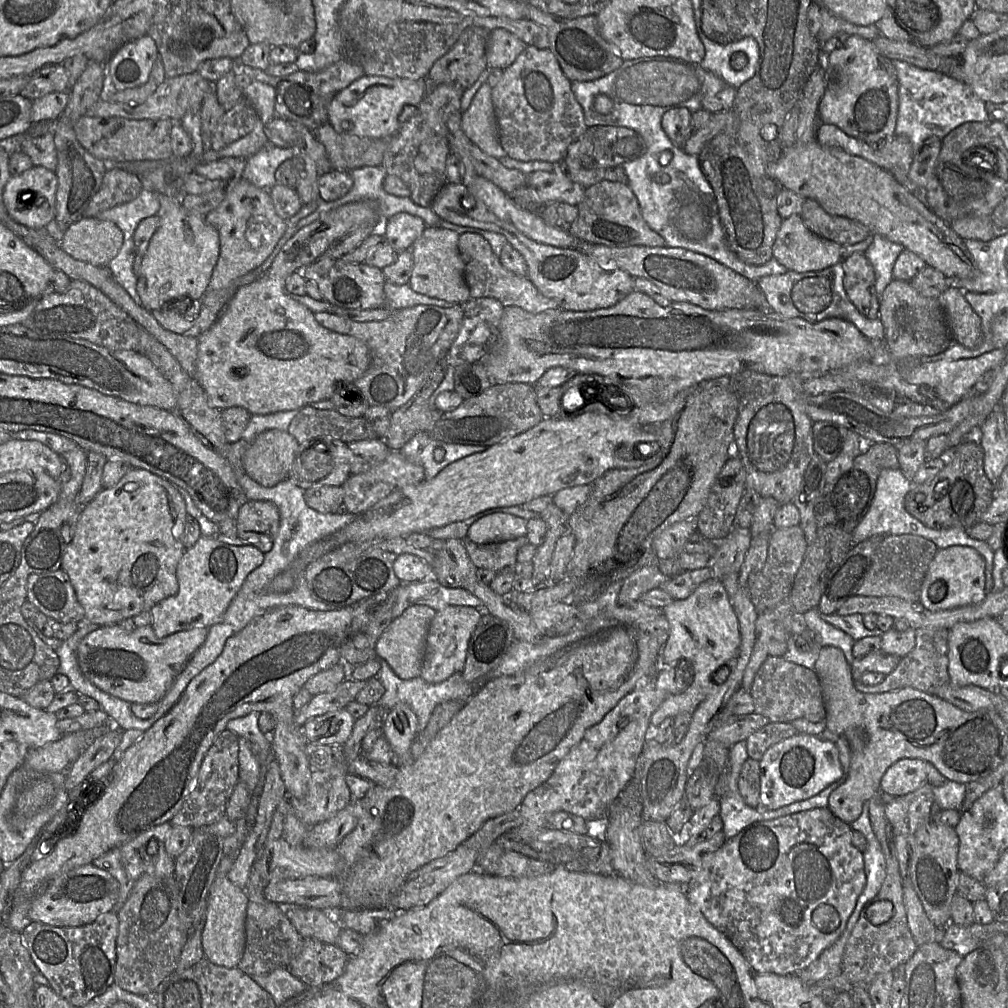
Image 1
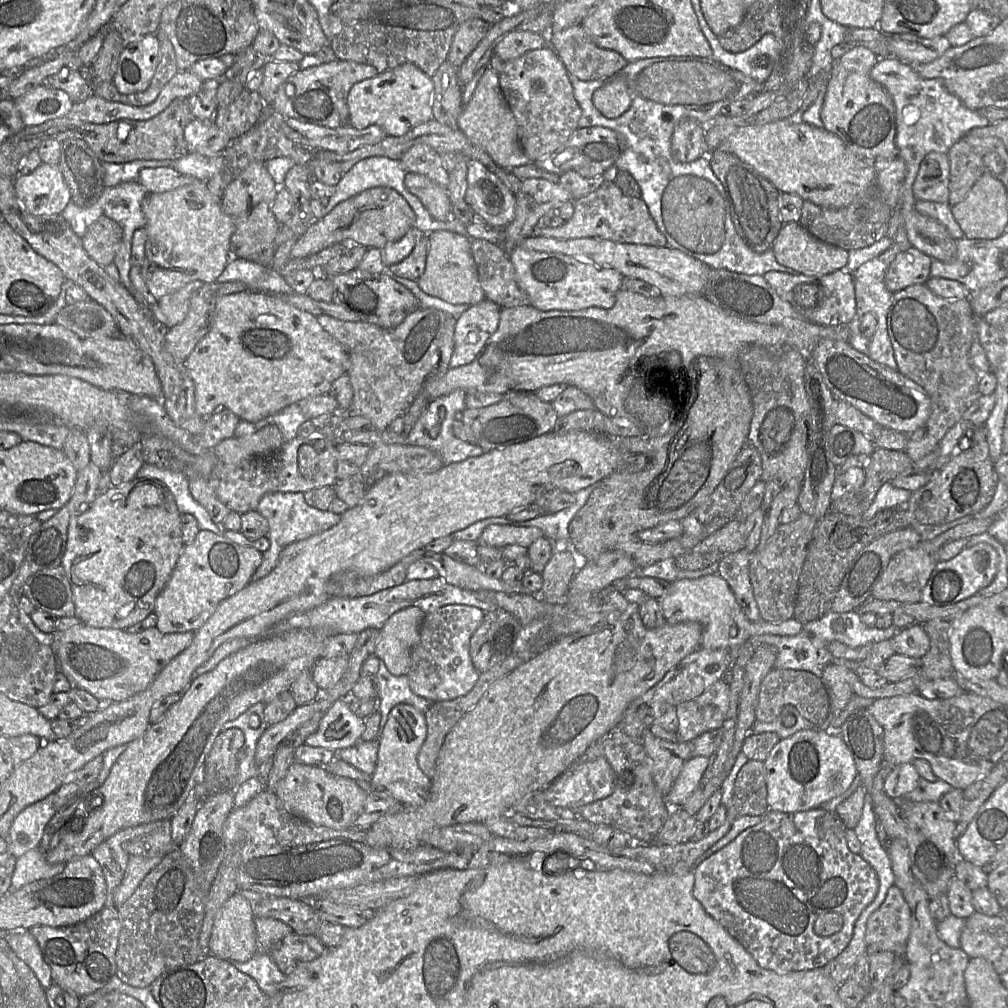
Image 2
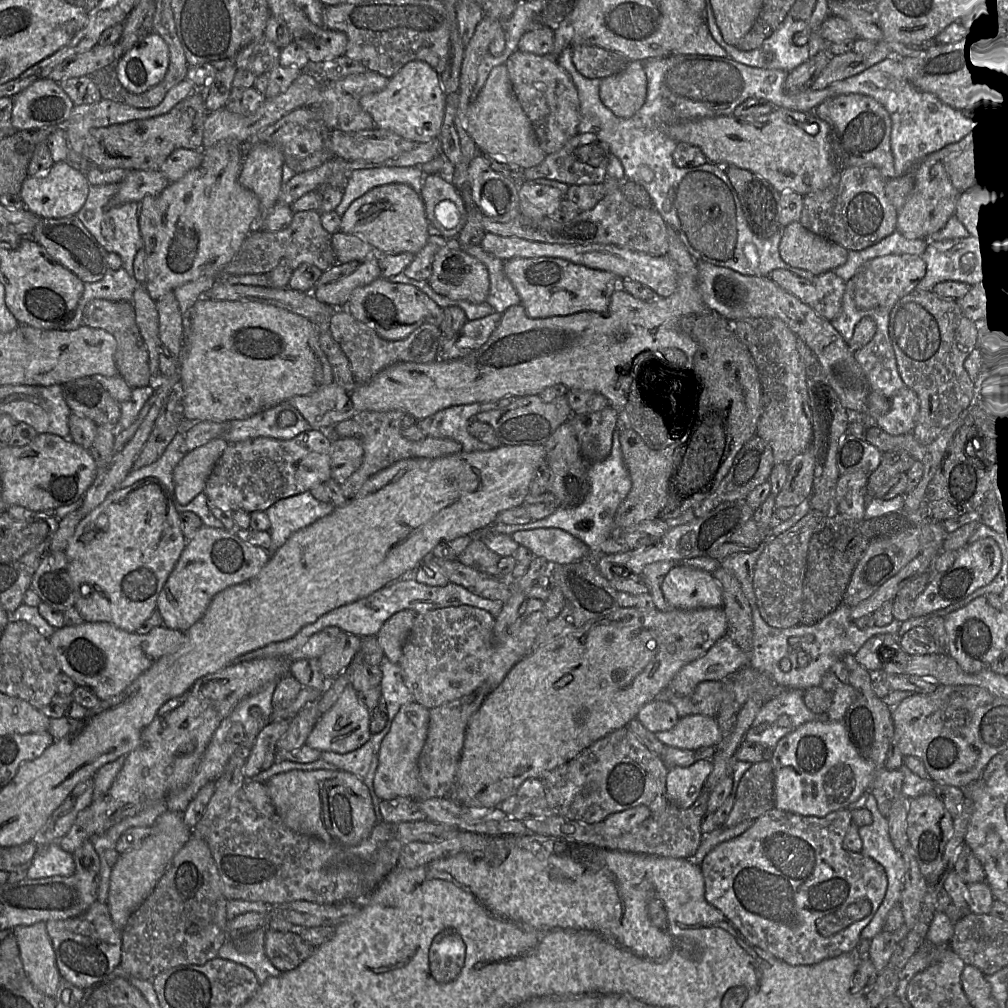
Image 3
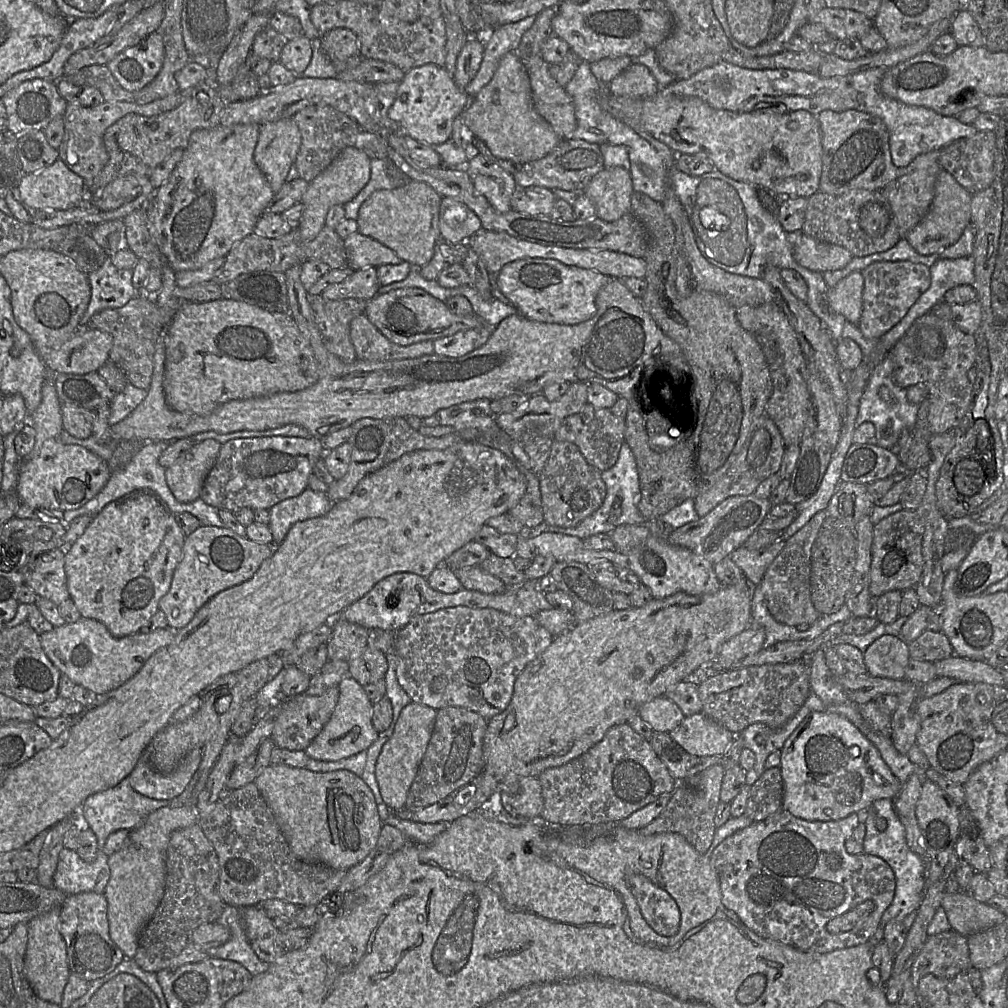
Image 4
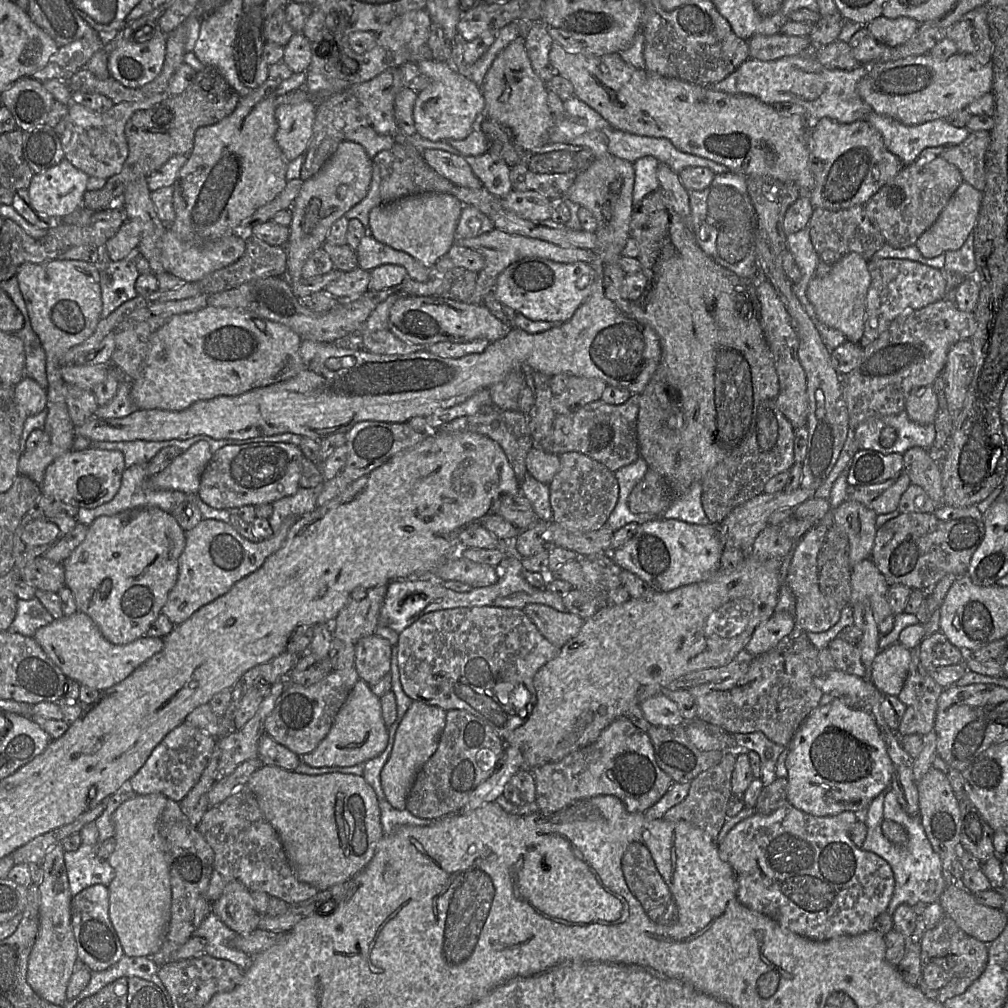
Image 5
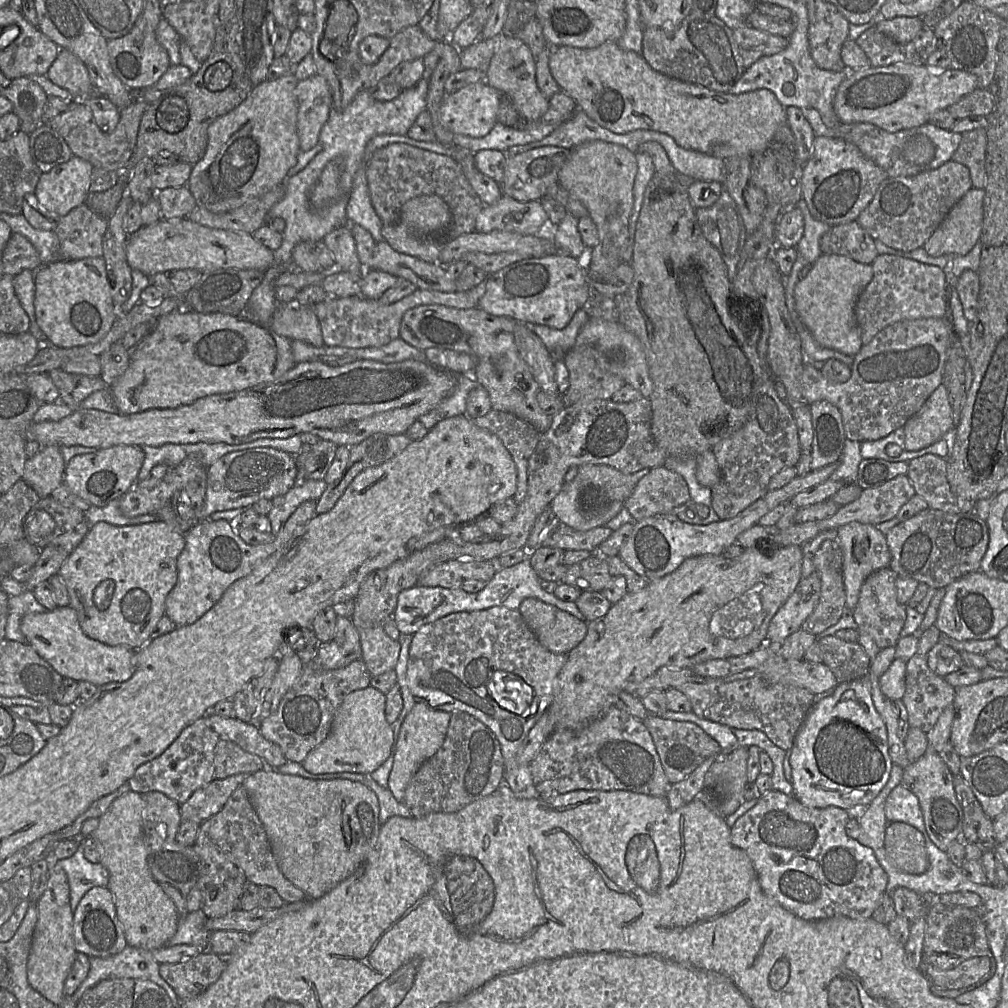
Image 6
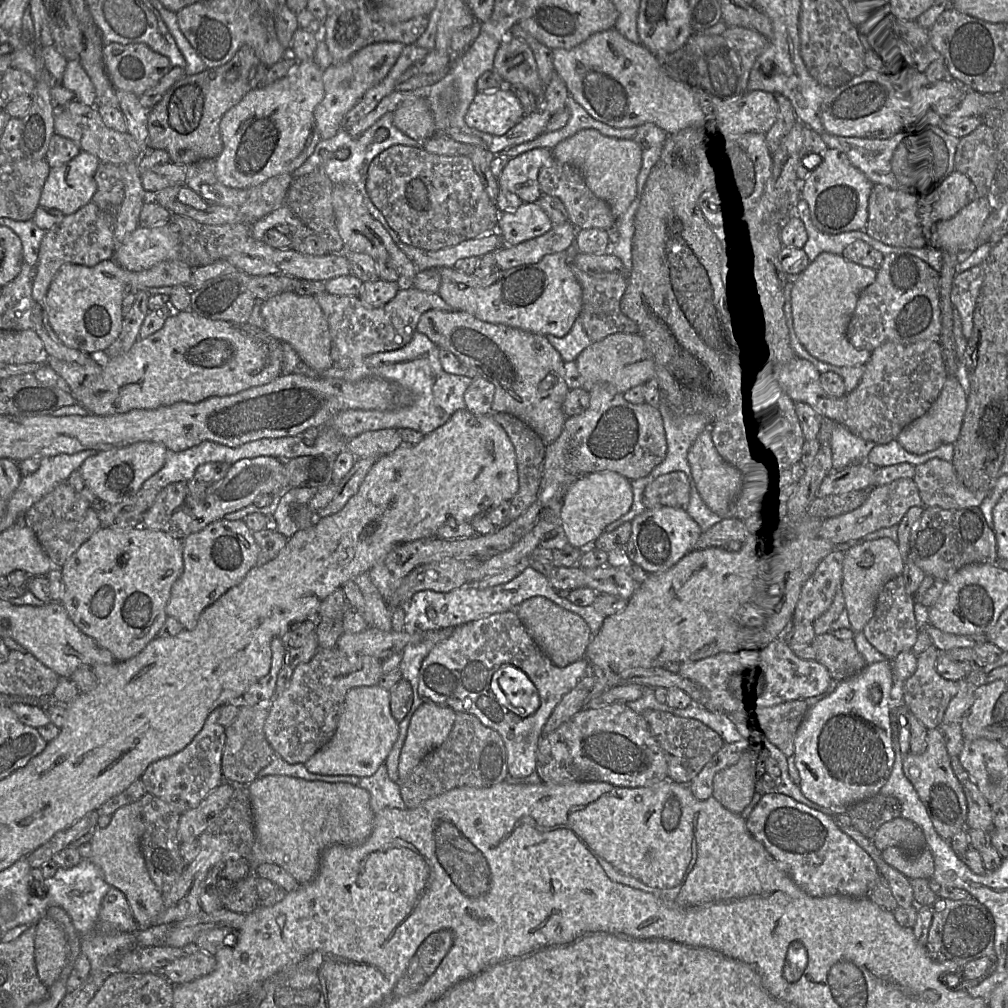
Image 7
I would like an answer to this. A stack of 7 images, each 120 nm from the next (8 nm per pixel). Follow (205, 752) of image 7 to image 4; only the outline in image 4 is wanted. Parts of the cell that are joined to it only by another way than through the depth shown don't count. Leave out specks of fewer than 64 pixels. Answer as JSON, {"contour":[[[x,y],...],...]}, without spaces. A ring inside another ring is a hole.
{"contour":[[[204,747],[193,749],[171,773],[155,770],[143,753],[129,775],[130,785],[136,792],[149,798],[172,800],[183,793],[198,771],[203,752]]]}

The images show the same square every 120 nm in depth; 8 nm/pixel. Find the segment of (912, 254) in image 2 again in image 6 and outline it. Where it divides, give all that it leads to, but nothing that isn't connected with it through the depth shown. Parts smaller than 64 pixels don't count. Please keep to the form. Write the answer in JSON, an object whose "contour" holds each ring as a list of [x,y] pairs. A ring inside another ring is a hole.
{"contour":[[[878,255],[872,262],[871,266],[873,278],[860,293],[854,309],[863,345],[870,343],[878,332],[895,322],[921,318],[946,317],[950,287],[948,264],[945,269],[941,269],[937,266],[924,264],[916,260],[899,256]]]}

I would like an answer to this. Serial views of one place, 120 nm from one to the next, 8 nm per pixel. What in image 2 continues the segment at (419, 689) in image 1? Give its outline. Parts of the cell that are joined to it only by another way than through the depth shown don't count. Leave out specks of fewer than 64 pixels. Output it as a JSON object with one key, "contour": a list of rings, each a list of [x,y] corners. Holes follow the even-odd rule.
{"contour":[[[381,660],[375,677],[378,681],[377,710],[381,714],[381,721],[377,737],[374,740],[376,743],[380,743],[380,737],[387,723],[389,713],[396,705],[409,704],[425,714],[433,703],[414,694],[410,688],[407,675],[395,676],[391,674]]]}

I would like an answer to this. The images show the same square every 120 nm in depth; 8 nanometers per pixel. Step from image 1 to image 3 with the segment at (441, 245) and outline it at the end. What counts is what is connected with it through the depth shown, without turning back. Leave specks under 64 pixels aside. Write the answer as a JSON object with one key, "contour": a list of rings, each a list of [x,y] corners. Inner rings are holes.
{"contour":[[[457,241],[448,243],[434,257],[432,274],[427,280],[429,285],[436,293],[451,300],[464,300],[473,304],[486,302],[490,291],[487,267],[460,248]]]}

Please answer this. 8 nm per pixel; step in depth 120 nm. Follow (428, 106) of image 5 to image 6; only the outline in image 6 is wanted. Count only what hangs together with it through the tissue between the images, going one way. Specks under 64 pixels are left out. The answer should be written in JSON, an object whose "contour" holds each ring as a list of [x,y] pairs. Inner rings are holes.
{"contour":[[[486,81],[447,94],[439,108],[442,124],[454,134],[484,137],[497,123],[502,94]]]}

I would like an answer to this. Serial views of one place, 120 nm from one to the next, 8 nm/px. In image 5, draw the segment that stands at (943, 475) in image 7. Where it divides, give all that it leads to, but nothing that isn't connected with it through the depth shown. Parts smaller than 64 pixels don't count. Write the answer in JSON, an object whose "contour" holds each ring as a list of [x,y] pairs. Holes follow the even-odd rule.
{"contour":[[[915,446],[902,454],[902,457],[903,472],[908,475],[911,484],[923,488],[937,507],[945,505],[941,468],[929,456],[928,449]]]}

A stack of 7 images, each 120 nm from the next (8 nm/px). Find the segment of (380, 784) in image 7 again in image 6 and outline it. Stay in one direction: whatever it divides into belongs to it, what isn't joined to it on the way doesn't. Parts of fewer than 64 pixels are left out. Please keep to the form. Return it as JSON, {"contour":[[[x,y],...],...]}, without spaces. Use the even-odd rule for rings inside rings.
{"contour":[[[336,772],[323,773],[312,776],[312,779],[333,780],[346,779],[355,782],[361,782],[369,787],[377,796],[379,802],[379,822],[384,824],[390,817],[401,816],[404,818],[413,817],[410,810],[405,806],[404,802],[397,801],[392,792],[388,788],[381,787],[374,781],[370,773],[352,773],[352,772]]]}

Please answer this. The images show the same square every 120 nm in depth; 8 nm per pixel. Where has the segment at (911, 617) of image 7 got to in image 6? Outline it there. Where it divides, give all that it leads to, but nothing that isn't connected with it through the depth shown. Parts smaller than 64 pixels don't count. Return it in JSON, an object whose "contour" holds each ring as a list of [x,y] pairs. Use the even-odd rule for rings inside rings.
{"contour":[[[890,568],[870,574],[864,581],[858,602],[852,610],[857,629],[867,632],[880,649],[896,646],[907,617],[907,604],[900,604],[897,600],[897,578],[898,575]]]}

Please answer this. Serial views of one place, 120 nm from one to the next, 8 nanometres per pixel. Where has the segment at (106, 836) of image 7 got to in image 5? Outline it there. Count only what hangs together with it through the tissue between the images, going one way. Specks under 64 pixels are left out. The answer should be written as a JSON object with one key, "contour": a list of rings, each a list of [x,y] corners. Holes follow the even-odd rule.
{"contour":[[[153,793],[136,795],[121,803],[113,813],[116,846],[107,858],[114,870],[114,877],[108,885],[109,918],[117,933],[124,955],[129,957],[151,957],[161,948],[171,918],[172,892],[163,843],[158,830],[158,820],[167,804],[167,797]]]}

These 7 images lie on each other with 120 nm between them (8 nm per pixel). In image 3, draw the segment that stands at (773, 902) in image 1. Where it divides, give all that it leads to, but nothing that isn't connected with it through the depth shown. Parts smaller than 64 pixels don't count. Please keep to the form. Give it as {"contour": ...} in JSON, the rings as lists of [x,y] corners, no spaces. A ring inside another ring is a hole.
{"contour":[[[776,808],[769,810],[744,833],[720,843],[705,856],[700,867],[706,901],[722,912],[748,943],[789,965],[813,965],[852,952],[860,942],[862,930],[883,902],[888,878],[884,867],[873,858],[843,847],[851,823],[849,809],[837,810],[824,817],[803,816]],[[861,900],[871,903],[866,917],[831,936],[817,932],[819,919]]]}

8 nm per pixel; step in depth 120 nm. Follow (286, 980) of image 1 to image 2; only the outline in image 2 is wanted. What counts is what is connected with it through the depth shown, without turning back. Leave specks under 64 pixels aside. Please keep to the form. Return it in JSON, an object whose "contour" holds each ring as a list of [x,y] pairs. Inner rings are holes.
{"contour":[[[256,952],[246,962],[231,961],[231,963],[238,970],[252,977],[264,993],[271,993],[274,987],[286,978],[272,960],[270,953]]]}

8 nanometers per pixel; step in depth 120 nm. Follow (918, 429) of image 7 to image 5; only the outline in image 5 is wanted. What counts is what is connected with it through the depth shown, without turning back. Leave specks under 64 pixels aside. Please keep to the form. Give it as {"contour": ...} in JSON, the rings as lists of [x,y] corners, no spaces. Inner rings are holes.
{"contour":[[[931,385],[913,388],[905,401],[908,417],[919,424],[933,423],[938,408],[938,398]]]}

